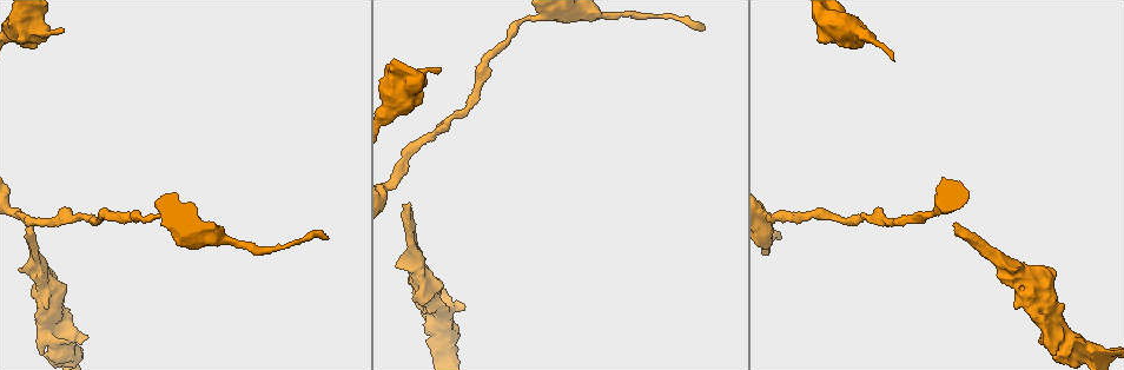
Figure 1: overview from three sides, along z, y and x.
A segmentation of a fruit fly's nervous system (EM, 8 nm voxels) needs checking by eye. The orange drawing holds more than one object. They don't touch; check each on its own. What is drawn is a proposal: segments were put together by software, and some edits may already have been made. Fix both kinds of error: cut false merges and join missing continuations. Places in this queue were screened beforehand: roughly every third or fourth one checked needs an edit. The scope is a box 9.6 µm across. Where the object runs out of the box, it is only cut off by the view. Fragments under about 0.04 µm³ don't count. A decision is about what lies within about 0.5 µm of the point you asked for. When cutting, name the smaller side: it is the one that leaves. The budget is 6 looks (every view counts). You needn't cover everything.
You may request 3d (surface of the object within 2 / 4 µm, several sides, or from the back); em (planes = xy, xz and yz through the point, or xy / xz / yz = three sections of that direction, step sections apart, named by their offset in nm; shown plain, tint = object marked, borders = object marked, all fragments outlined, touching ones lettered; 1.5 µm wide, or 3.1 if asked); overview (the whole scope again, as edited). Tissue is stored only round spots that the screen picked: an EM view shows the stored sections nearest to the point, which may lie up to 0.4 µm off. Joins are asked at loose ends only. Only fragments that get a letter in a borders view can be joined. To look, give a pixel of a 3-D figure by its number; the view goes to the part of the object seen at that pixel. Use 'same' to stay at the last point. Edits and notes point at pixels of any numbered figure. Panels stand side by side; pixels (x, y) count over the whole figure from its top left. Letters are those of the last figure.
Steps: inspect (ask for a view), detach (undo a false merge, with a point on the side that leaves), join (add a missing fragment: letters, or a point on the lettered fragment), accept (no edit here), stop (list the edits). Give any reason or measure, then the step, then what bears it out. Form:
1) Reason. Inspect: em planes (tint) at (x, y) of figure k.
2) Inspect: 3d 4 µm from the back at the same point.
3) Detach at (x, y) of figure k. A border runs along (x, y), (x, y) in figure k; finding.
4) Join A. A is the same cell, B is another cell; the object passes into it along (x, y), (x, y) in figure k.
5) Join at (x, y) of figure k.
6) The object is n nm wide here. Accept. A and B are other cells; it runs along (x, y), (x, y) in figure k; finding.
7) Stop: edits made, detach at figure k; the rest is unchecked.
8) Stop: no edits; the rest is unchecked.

Tapers out. Inspect: 3d 4 µm at (777, 239) of figure 1.

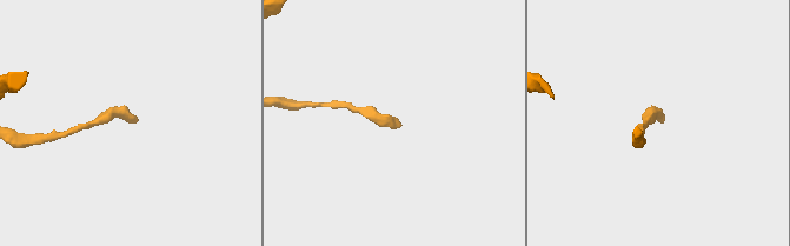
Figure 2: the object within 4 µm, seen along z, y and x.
Now the EM. Inspect: em xz step 4 (tint) at (402, 125) of figure 2.

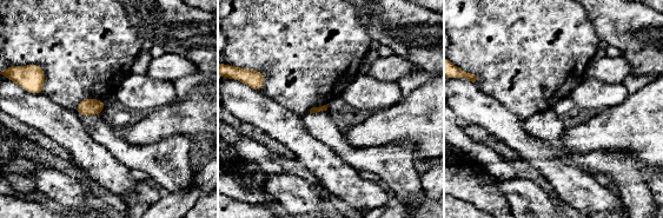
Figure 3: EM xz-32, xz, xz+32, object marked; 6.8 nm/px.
Cut it another way. Inspect: em planes (borders) at the same point.

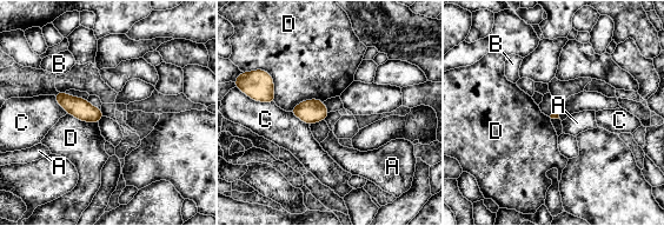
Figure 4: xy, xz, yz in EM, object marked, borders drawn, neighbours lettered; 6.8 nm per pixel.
The longest contact is with D, 260 nm. Accept. A, B, C and D are other cells; a border runs along (261, 68), (272, 78), (276, 102) in figure 4; no lettered fragment goes on from it.

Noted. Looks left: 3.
Branch stops here. Inspect: 3d 4 µm at (410, 203) of figure 1.

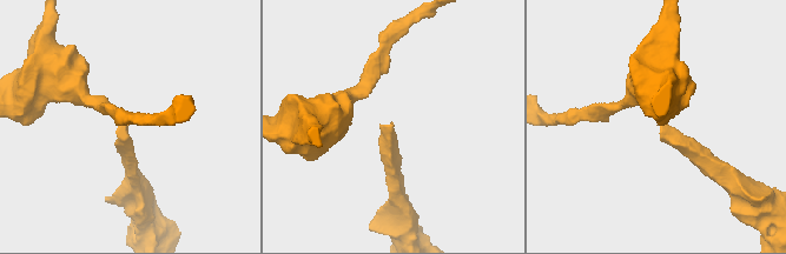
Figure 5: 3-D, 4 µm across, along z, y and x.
Inspect: em planes (borders) at (125, 127) of figure 5.

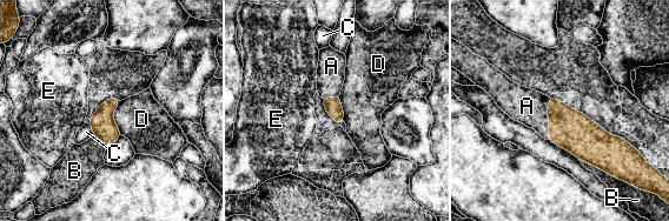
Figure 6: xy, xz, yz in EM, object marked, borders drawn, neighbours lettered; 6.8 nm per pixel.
Join A. A is the same cell, B, C, D and E are other cells; it goes on there.

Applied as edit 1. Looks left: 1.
Stop: edits made, join at figure 6; the rest is unchecked.

